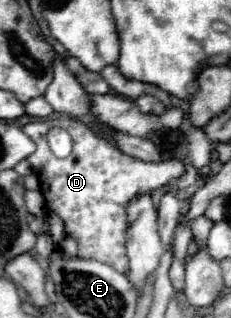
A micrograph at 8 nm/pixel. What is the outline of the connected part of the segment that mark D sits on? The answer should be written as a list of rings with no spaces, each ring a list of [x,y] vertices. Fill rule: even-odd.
[[[57,116],[55,120],[35,120],[23,126],[23,132],[31,136],[37,144],[37,150],[27,158],[31,168],[37,172],[41,190],[47,202],[49,210],[55,210],[63,222],[65,232],[73,236],[79,244],[79,256],[81,258],[95,258],[99,262],[105,262],[113,266],[117,272],[127,272],[127,254],[125,254],[125,238],[127,238],[127,202],[133,200],[133,196],[139,196],[141,192],[153,192],[165,184],[169,184],[175,178],[181,178],[185,174],[185,162],[183,160],[163,160],[163,162],[143,162],[133,156],[127,156],[113,148],[113,144],[95,132],[91,132],[85,124],[71,120],[69,116]],[[53,126],[65,128],[73,138],[73,152],[67,158],[53,156],[49,144],[47,144],[47,132]]]

